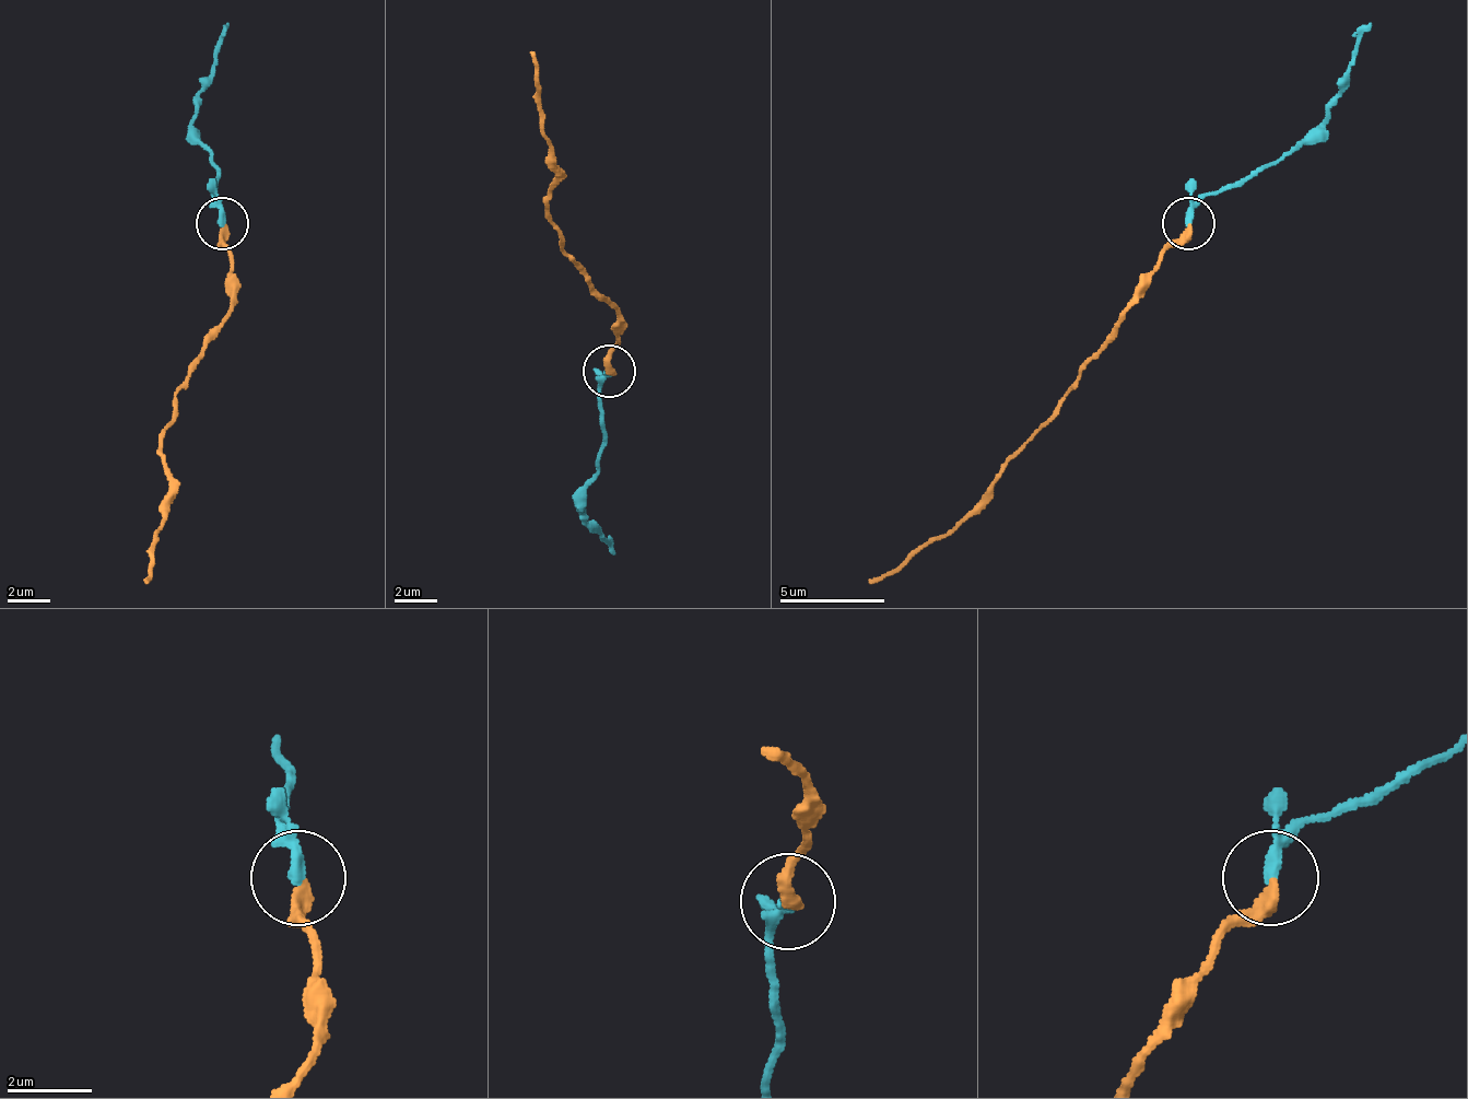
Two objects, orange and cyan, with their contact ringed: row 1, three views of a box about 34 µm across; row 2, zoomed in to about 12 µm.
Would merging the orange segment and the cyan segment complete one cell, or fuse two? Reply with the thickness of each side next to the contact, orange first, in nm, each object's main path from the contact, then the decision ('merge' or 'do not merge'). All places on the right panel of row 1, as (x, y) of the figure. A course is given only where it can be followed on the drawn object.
320/320 nm | orange via (1187, 224), (1070, 394), (981, 499), (949, 530), (870, 584) | cyan via (1187, 224), (1208, 193), (1240, 187), (1292, 151), (1318, 124), (1350, 71), (1350, 50), (1372, 24) | do not merge

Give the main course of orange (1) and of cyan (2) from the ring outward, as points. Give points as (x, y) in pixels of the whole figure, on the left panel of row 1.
1: (223, 224), (228, 310), (176, 394), (176, 420), (161, 441), (171, 499), (155, 530), (144, 584)
2: (223, 224), (213, 193), (213, 151), (192, 124), (213, 71), (213, 50), (228, 24)

